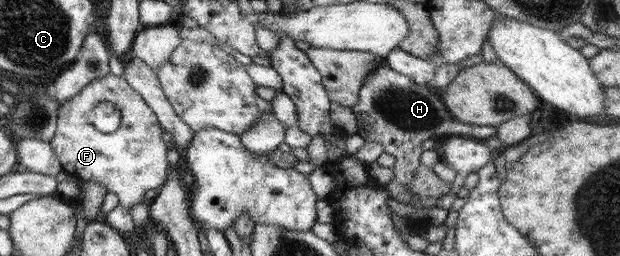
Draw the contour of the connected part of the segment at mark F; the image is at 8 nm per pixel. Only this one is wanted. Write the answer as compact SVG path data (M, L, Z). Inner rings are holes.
M110 73L63 102L57 112L56 132L49 143L66 172L83 181L103 184L108 193L116 194L120 205L131 208L145 201L145 192L166 182L170 166L166 152L170 144L162 139L162 126L152 107L124 79ZM106 102L114 104L121 114L120 126L108 134L98 130L88 116L95 106Z

